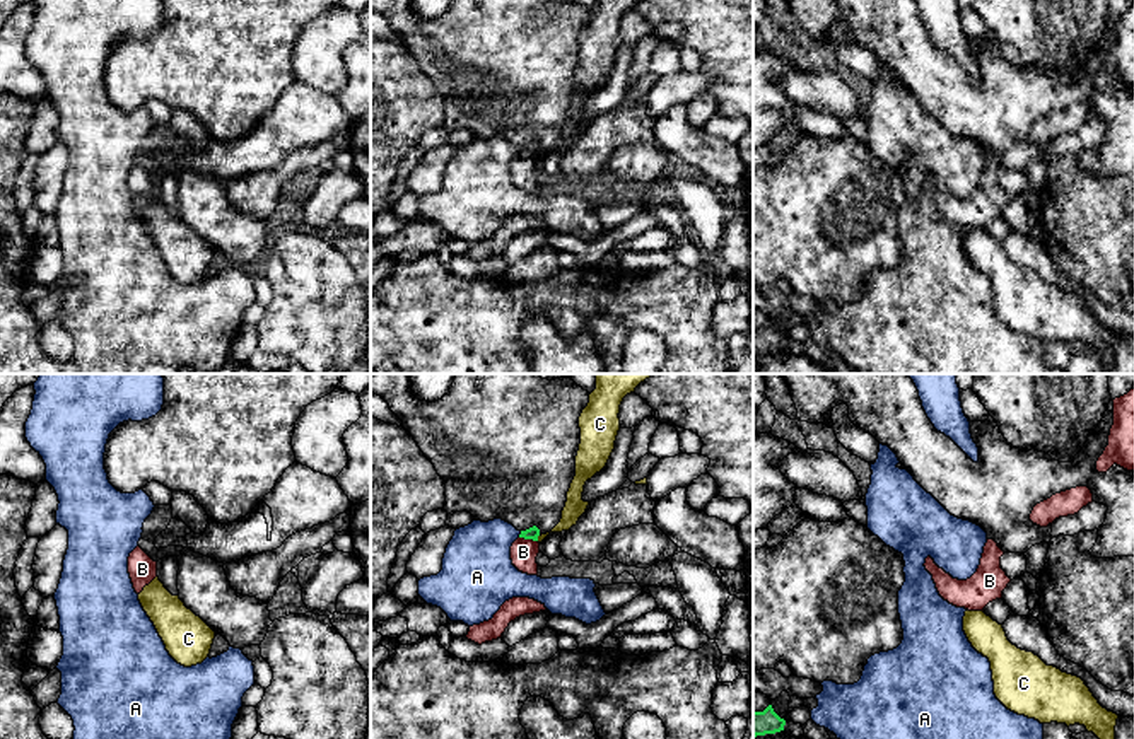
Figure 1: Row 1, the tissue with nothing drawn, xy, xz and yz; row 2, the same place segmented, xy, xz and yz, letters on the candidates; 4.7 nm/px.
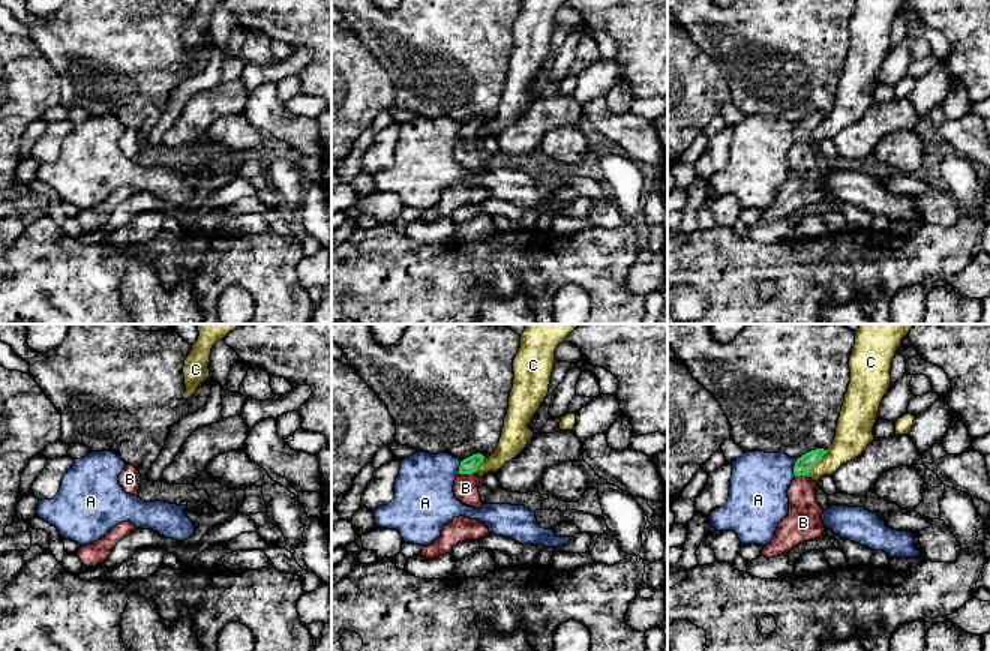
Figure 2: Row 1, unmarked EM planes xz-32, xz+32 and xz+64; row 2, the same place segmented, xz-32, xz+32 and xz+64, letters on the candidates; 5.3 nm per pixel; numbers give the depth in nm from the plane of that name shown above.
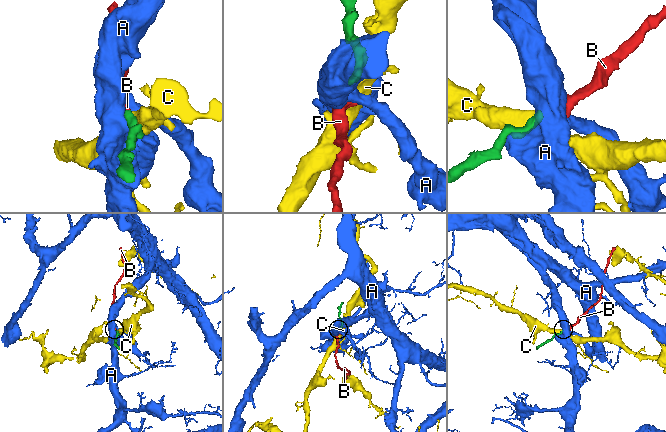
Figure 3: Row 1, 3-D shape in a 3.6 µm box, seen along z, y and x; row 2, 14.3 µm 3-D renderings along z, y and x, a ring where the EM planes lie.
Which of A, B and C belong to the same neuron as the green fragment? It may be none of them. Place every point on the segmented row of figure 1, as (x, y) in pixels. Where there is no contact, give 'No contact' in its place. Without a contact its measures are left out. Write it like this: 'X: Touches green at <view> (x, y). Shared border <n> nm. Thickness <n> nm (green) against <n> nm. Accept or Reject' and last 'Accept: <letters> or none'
A: Touches green at xz (520, 535). Shared border 40 nm. Thickness 60 nm (green) against 320 nm. Reject
B: Touches green at xz (528, 538). Shared border 90 nm. Thickness 60 nm (green) against 130 nm. Accept
C: Touches green at xz (537, 538). Shared border 30 nm. Thickness 60 nm (green) against 100 nm. Reject
Accept: B

